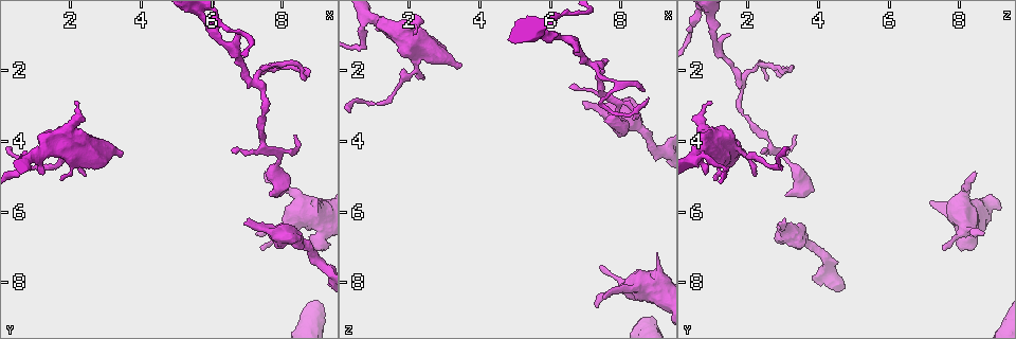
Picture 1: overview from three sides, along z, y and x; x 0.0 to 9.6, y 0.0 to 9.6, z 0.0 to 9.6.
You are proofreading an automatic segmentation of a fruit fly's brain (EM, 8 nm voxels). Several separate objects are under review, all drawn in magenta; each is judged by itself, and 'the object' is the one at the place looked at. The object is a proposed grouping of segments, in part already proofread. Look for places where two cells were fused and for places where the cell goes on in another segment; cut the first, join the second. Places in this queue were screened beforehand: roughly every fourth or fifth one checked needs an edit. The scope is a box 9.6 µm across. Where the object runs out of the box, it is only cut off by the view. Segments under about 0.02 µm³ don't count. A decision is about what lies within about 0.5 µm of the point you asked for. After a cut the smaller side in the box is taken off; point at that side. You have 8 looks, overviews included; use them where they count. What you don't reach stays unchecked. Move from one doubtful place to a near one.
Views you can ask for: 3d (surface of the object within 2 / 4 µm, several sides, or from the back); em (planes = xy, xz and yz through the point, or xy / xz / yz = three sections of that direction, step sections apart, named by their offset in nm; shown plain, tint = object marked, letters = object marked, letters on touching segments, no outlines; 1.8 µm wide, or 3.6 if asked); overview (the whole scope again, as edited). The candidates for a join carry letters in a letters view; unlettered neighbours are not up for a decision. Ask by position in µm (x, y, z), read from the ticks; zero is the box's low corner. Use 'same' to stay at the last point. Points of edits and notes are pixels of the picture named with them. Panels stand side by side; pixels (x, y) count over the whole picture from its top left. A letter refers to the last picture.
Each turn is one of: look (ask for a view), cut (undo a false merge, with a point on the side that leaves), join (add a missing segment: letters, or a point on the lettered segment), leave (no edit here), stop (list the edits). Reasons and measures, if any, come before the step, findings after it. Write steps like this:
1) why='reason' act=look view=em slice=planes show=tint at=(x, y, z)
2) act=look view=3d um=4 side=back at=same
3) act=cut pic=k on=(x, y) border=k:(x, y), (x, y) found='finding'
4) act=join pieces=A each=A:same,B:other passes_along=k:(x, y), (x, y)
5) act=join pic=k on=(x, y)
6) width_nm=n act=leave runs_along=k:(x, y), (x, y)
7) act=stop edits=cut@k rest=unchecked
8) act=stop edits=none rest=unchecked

why='free end' act=look view=em slice=planes show=letters at=(2.15, 2.85, 0.95)

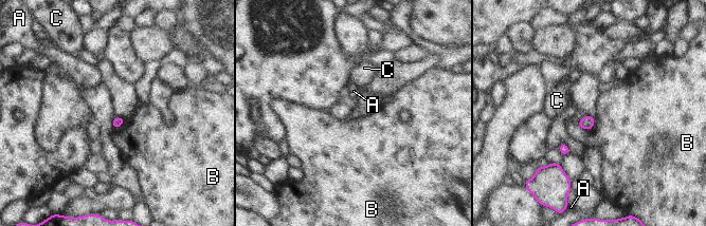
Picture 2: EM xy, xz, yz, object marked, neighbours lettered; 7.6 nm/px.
longest_contact=B:120nm act=leave each=A:other,B:other,C:other found='no lettered segment goes on from it'

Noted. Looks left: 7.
why='branch stops here' act=look view=em slice=planes show=tint at=(7.00, 6.35, 2.90)

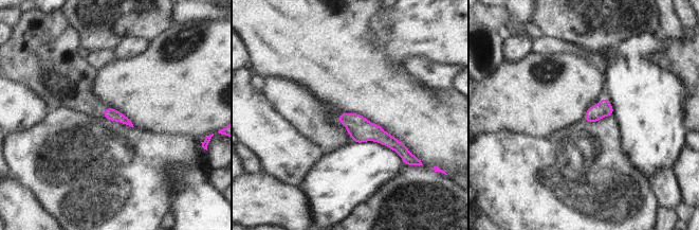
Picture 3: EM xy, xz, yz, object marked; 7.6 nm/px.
why='see the neighbours' act=look view=em slice=planes show=letters at=same

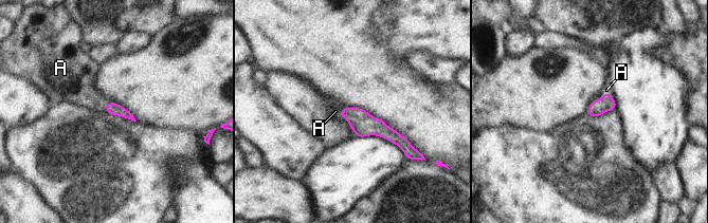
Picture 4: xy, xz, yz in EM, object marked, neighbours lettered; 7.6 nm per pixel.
longest_contact=A:150nm act=join pieces=A each=A:same found='the cell continues'

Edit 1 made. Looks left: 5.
why='see it whole again' act=look view=overview

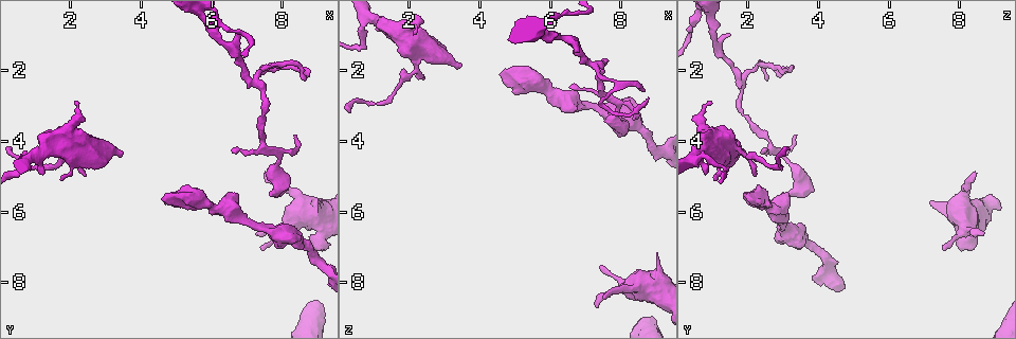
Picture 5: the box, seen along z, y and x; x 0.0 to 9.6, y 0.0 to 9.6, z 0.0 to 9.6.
why='thin end' act=look view=em slice=planes show=tint at=(7.35, 6.60, 8.70)

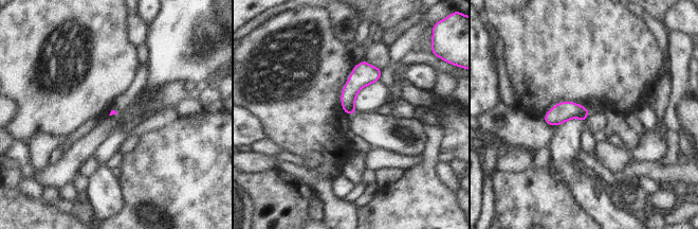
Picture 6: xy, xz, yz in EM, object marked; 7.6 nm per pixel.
act=look view=em slice=planes show=letters at=same

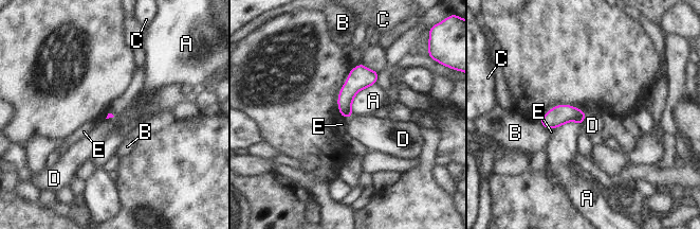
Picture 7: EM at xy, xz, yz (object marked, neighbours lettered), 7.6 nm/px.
longest_contact=A:300nm act=leave each=A:other,B:other,C:other,D:other,E:other border=7:(586, 116), (581, 124) found='none of them fits'

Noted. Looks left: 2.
act=stop edits=join@4 rest=unchecked

